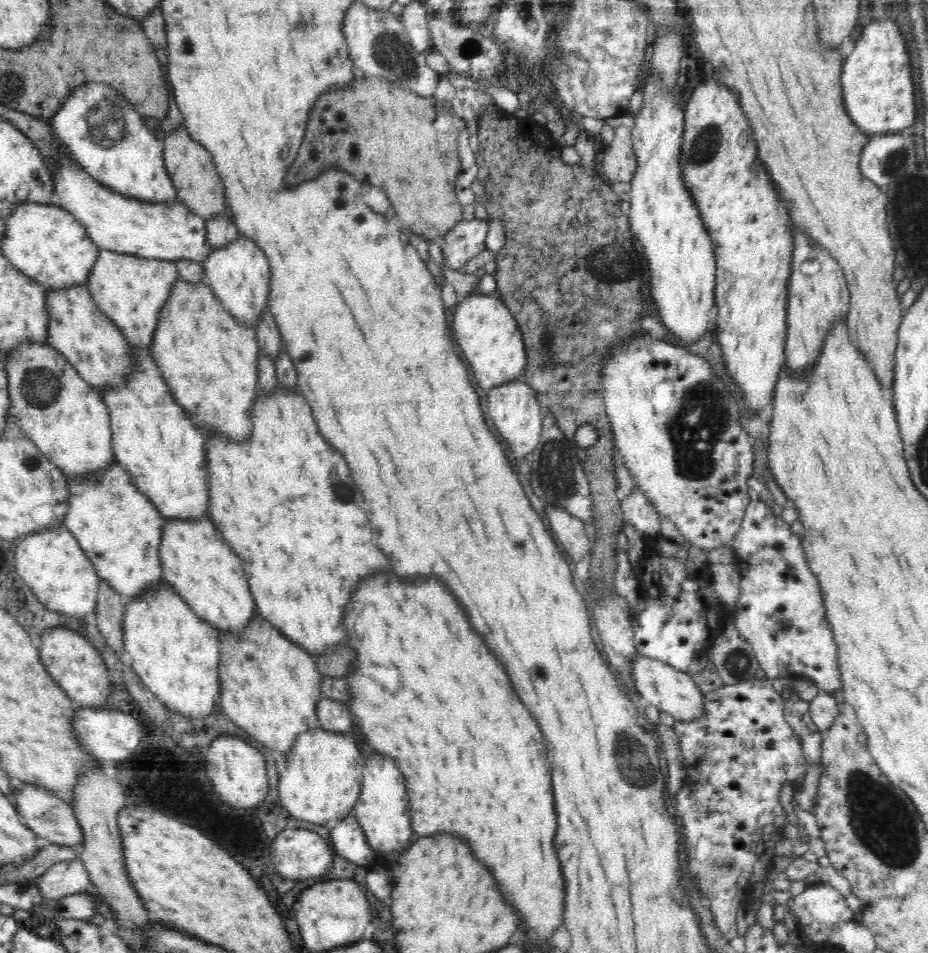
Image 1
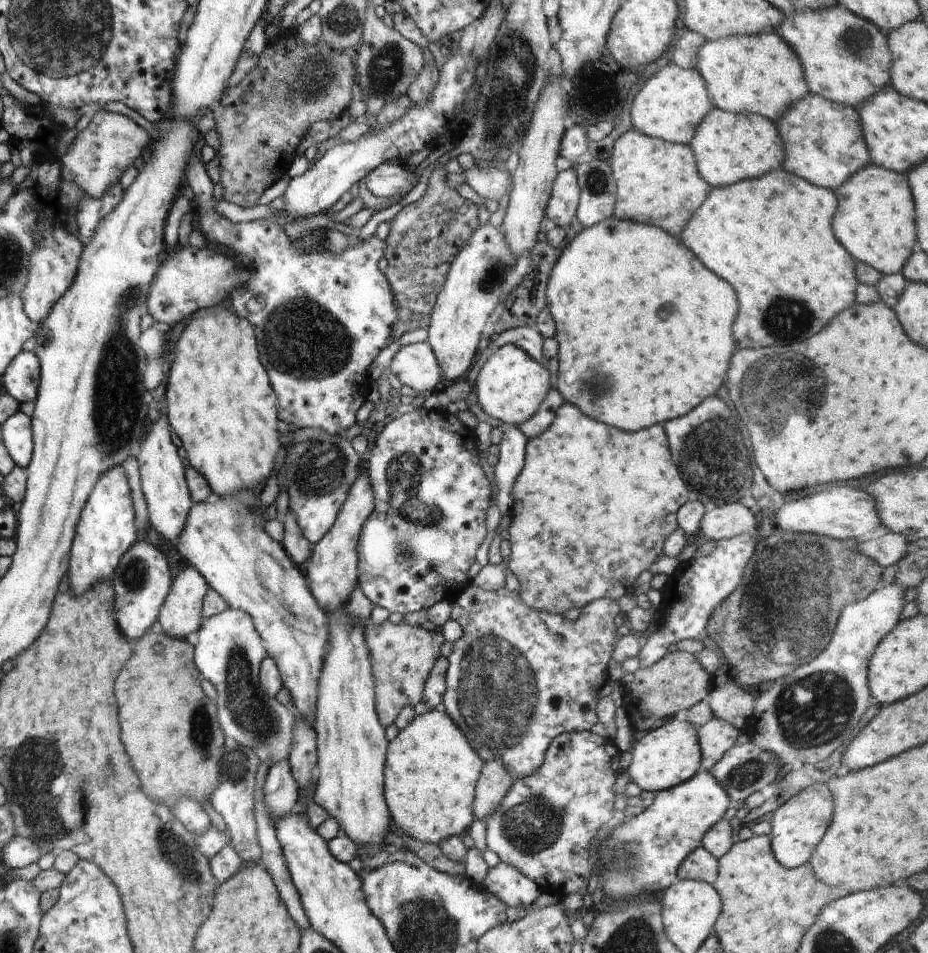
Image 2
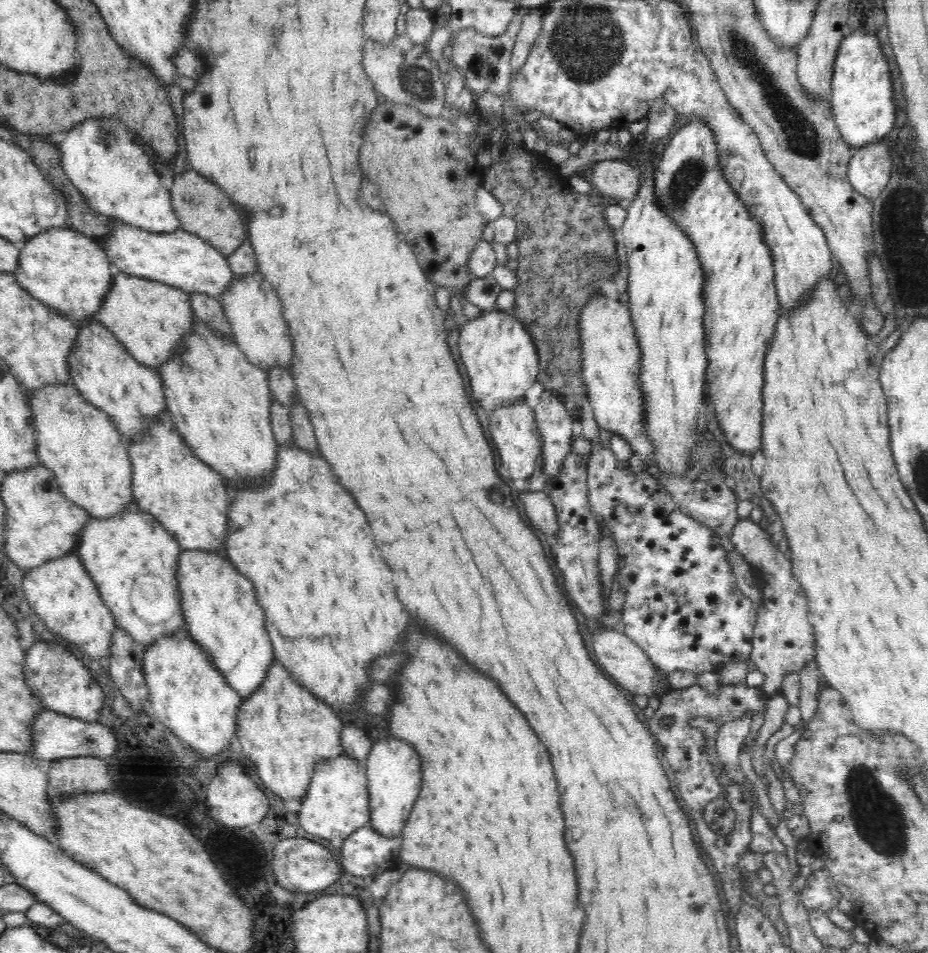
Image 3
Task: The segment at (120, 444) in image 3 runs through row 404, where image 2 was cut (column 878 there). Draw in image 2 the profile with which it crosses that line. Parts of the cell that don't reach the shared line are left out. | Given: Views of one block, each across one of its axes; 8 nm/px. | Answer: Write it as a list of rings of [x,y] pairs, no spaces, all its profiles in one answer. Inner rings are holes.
[[[836,5],[830,9],[798,11],[784,14],[784,16],[776,33],[797,54],[803,66],[810,93],[858,110],[871,101],[884,87],[890,86],[893,54],[889,49],[886,35],[873,22],[851,13],[842,5]]]

